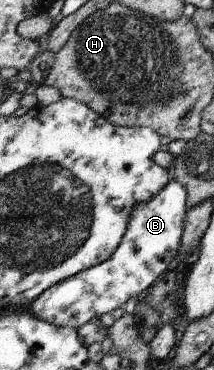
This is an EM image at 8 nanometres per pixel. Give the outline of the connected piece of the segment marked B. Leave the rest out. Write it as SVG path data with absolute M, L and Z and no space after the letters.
M171 177L170 182L156 196L133 208L127 232L108 260L52 285L30 305L31 313L41 321L77 330L93 317L124 307L129 297L152 287L159 277L177 265L185 216L189 211L186 197L184 185Z

